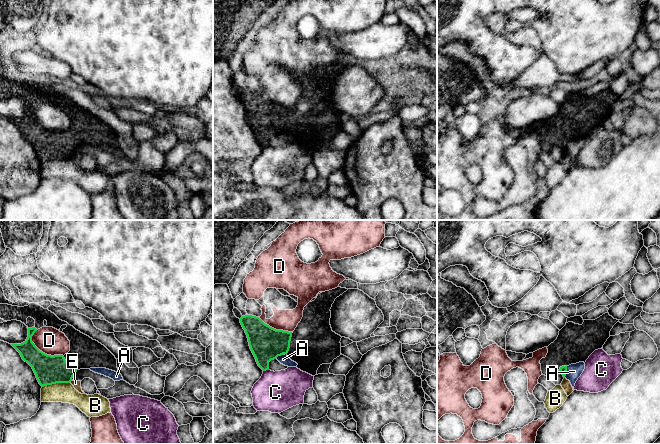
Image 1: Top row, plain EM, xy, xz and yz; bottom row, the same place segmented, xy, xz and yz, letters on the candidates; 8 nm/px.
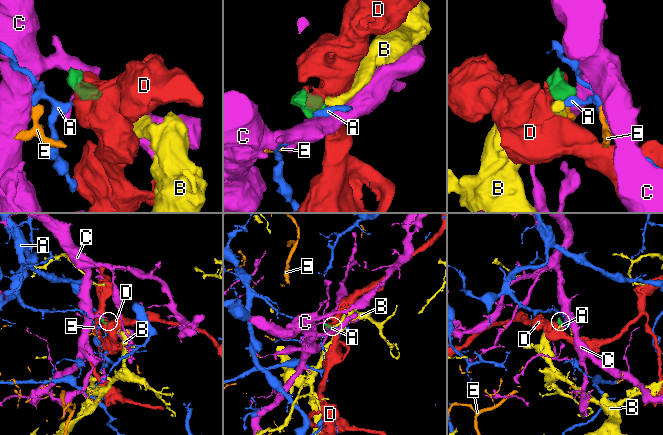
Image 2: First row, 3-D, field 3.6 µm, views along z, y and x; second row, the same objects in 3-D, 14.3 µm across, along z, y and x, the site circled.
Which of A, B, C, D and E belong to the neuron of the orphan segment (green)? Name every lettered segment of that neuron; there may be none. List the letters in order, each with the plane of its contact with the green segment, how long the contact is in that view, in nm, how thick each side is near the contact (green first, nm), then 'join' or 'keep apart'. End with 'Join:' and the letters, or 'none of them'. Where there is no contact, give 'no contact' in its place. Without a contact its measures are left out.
A: yz | 100 nm | 60/120 nm | keep apart
B: xy | 220 nm | 220/160 nm | keep apart
C: xz | 50 nm | 280/320 nm | keep apart
D: xy | 320 nm | 220/220 nm | keep apart
E: xy | 40 nm | 220/60 nm | keep apart
Join: none of them

